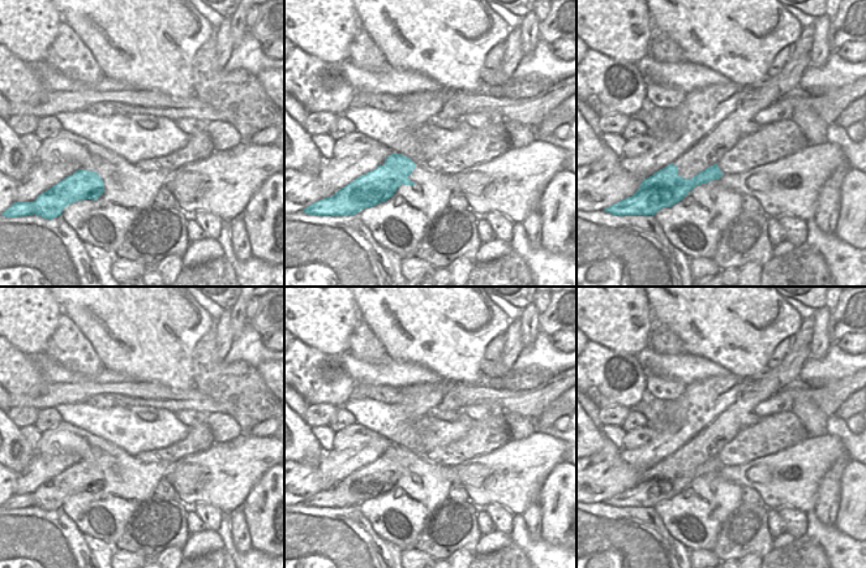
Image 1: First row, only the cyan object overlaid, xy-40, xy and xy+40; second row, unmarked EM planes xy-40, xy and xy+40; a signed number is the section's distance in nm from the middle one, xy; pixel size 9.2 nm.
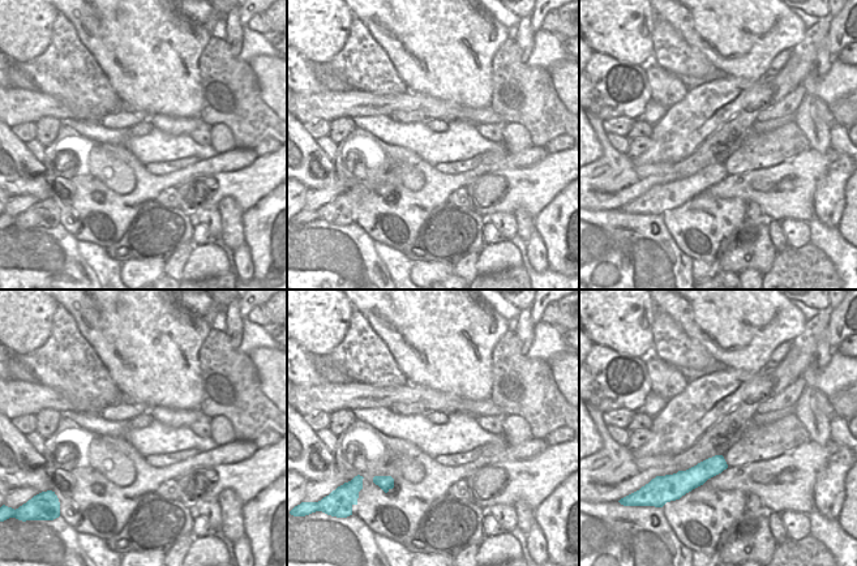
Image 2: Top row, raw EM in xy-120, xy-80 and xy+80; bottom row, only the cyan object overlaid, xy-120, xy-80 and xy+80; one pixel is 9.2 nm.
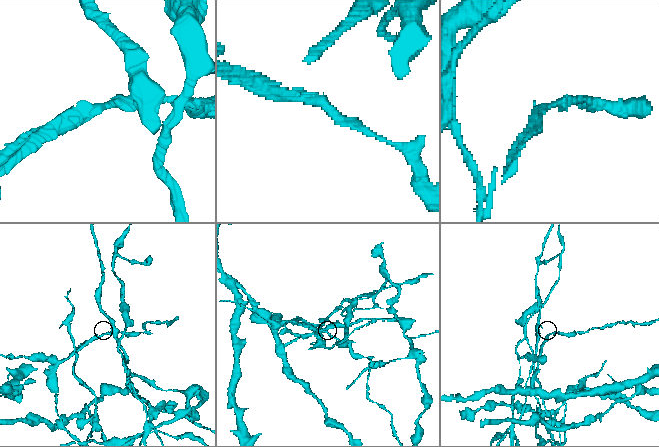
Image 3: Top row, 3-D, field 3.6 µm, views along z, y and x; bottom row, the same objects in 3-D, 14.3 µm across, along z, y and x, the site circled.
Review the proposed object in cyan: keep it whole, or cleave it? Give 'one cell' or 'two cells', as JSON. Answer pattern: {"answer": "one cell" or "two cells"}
{"answer": "two cells"}

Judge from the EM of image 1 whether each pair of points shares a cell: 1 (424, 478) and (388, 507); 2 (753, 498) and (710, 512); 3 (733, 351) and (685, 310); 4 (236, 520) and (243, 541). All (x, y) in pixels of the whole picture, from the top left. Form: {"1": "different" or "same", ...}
{"1": "same", "2": "different", "3": "same", "4": "same"}

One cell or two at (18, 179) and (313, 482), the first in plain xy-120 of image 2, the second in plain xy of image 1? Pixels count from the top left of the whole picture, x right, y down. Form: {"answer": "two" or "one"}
{"answer": "two"}

